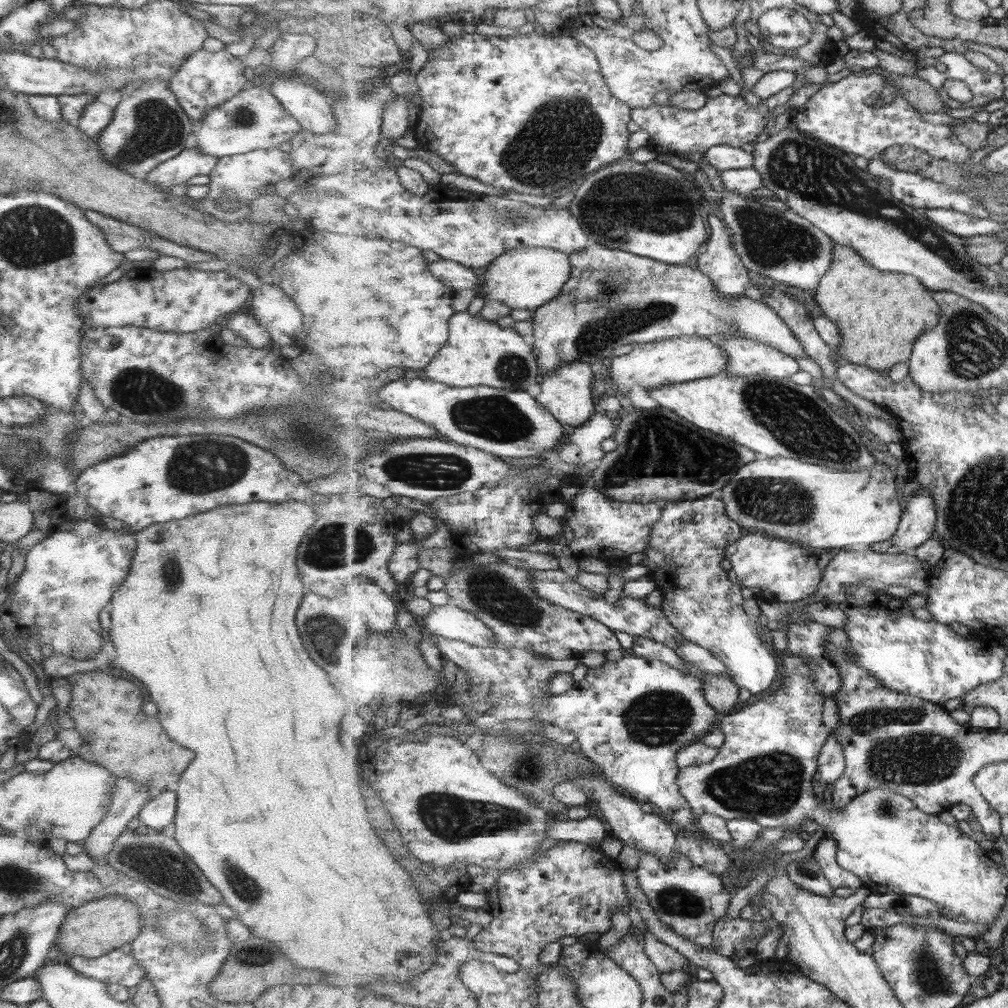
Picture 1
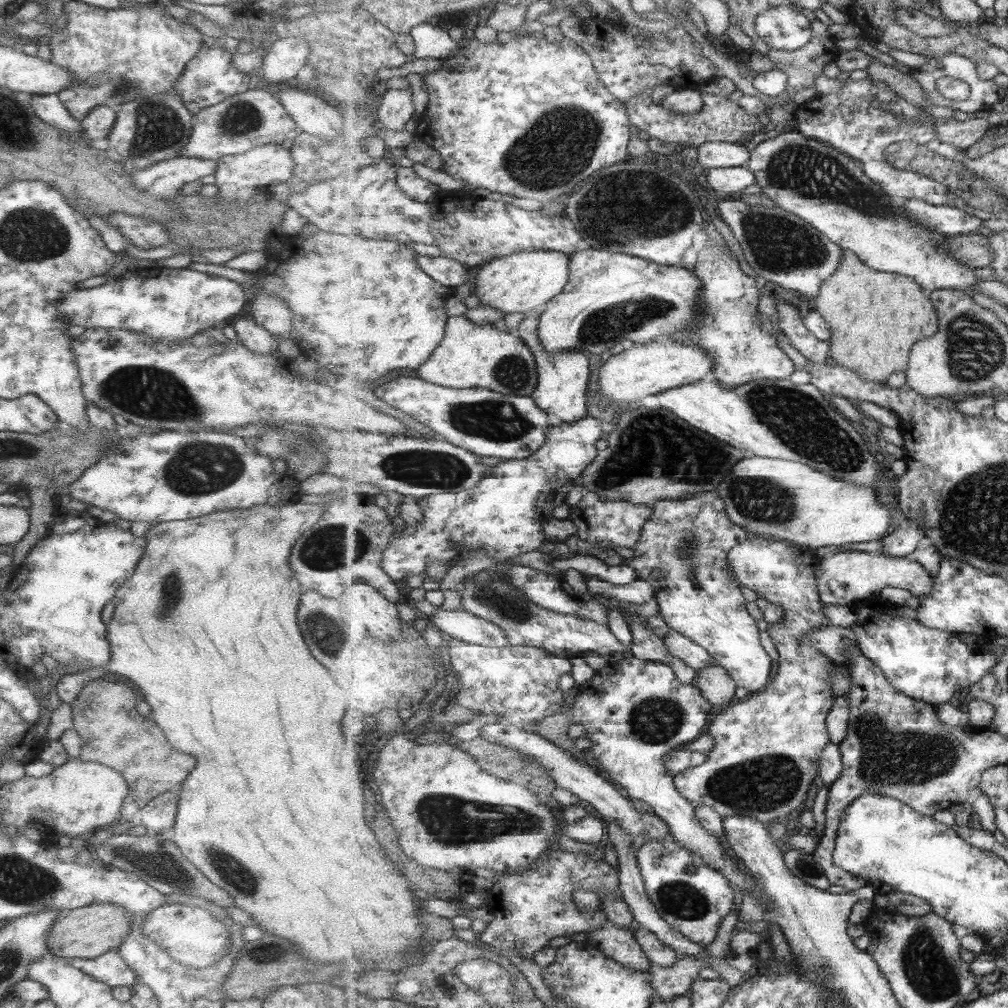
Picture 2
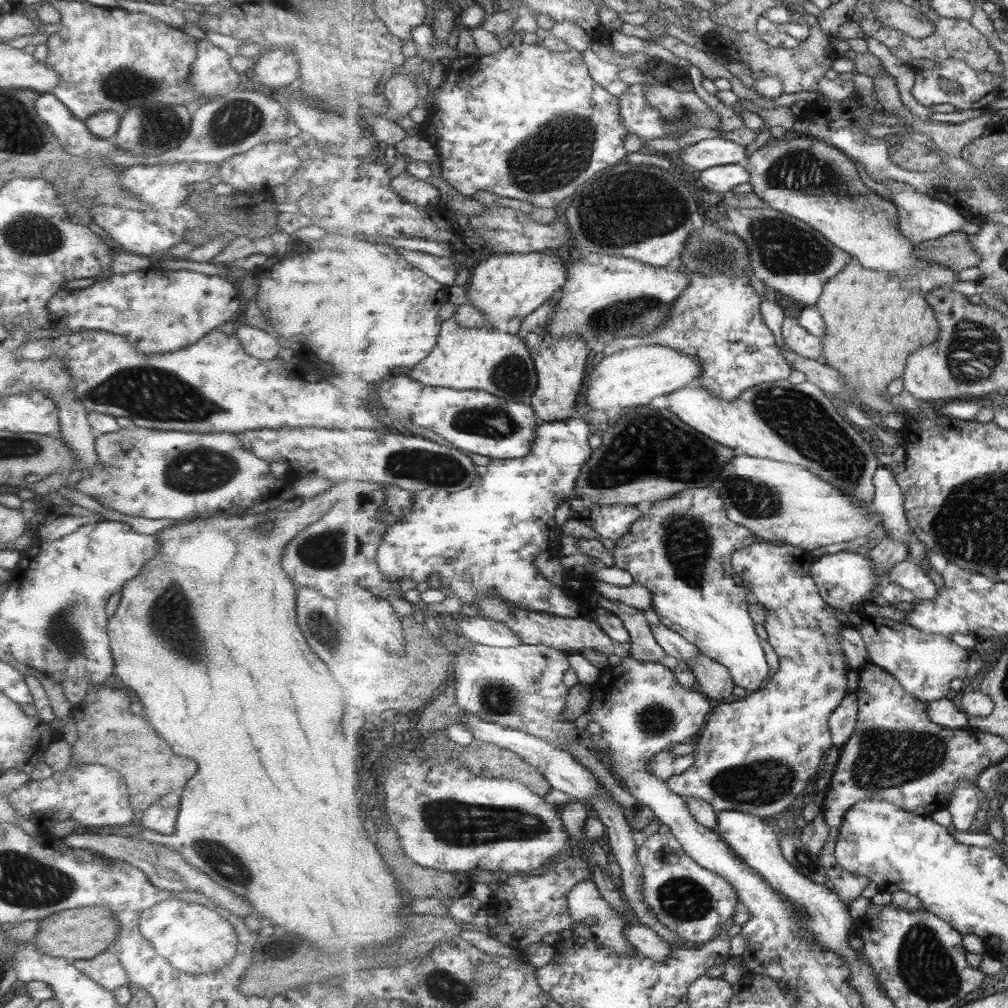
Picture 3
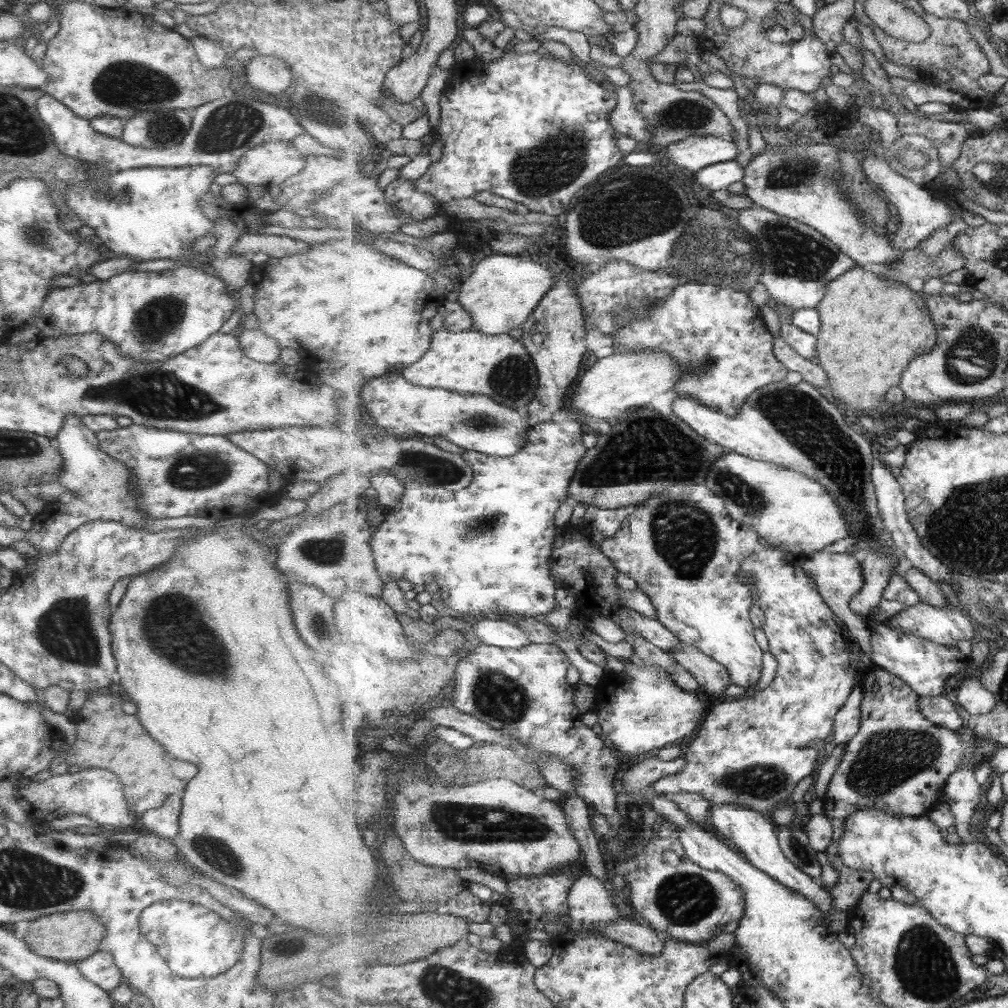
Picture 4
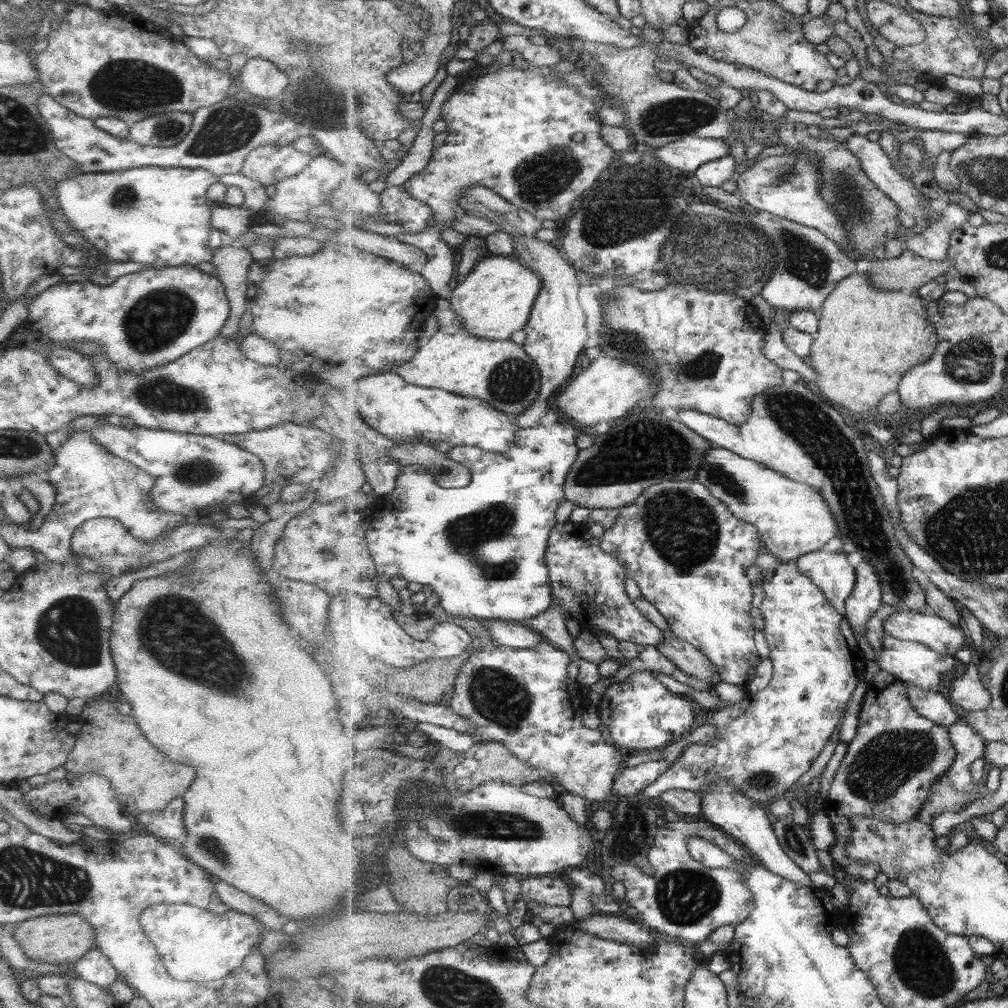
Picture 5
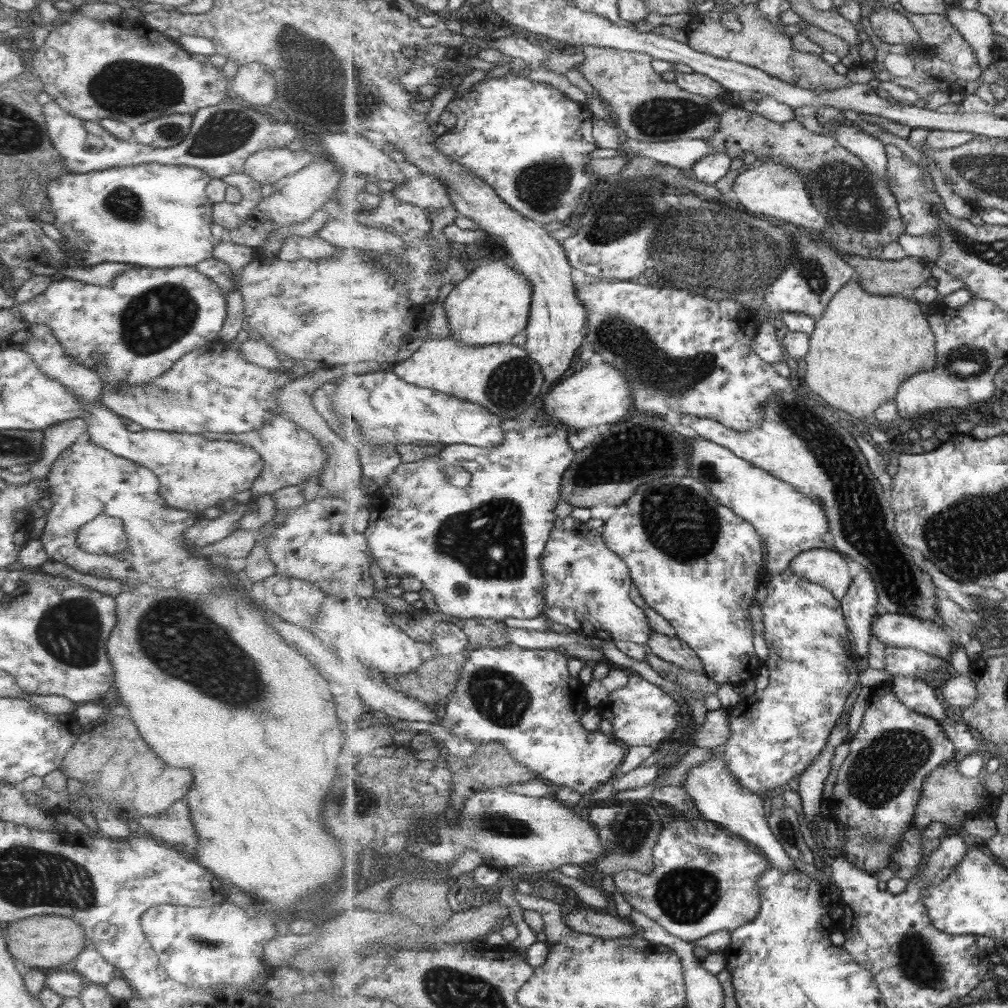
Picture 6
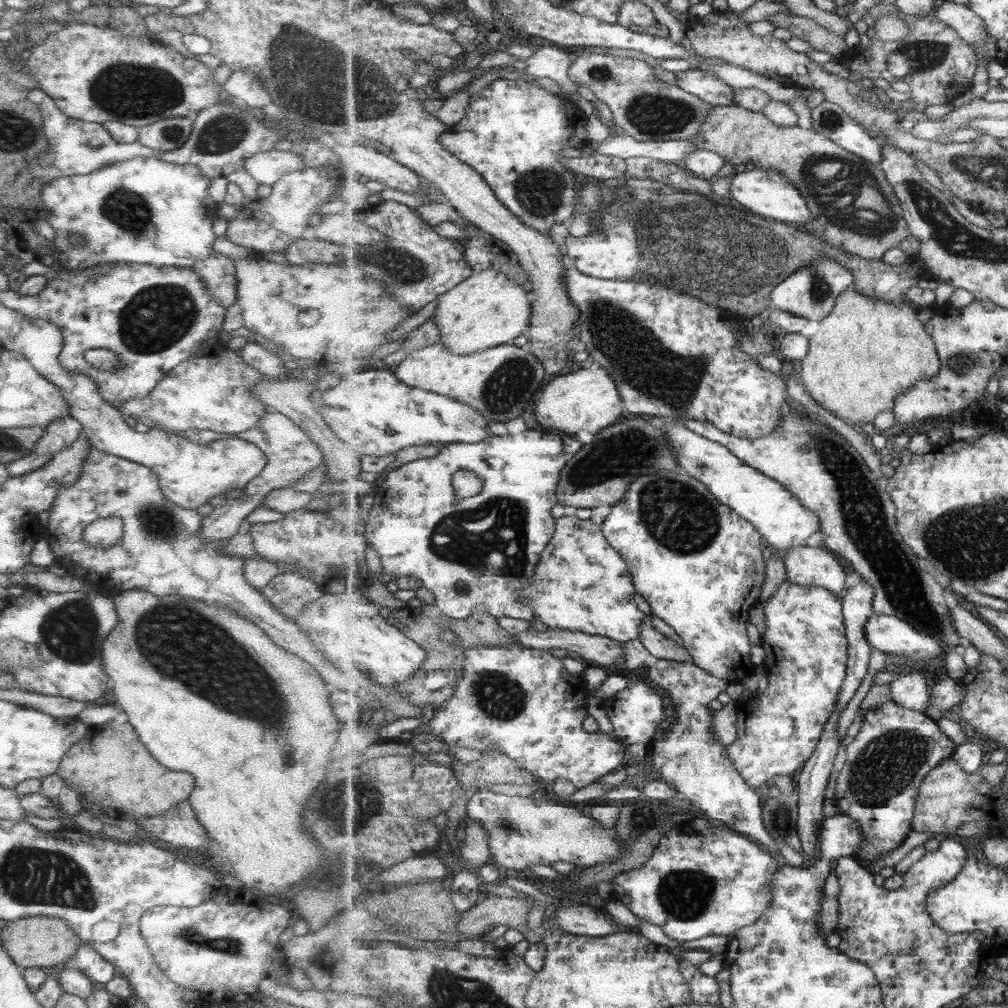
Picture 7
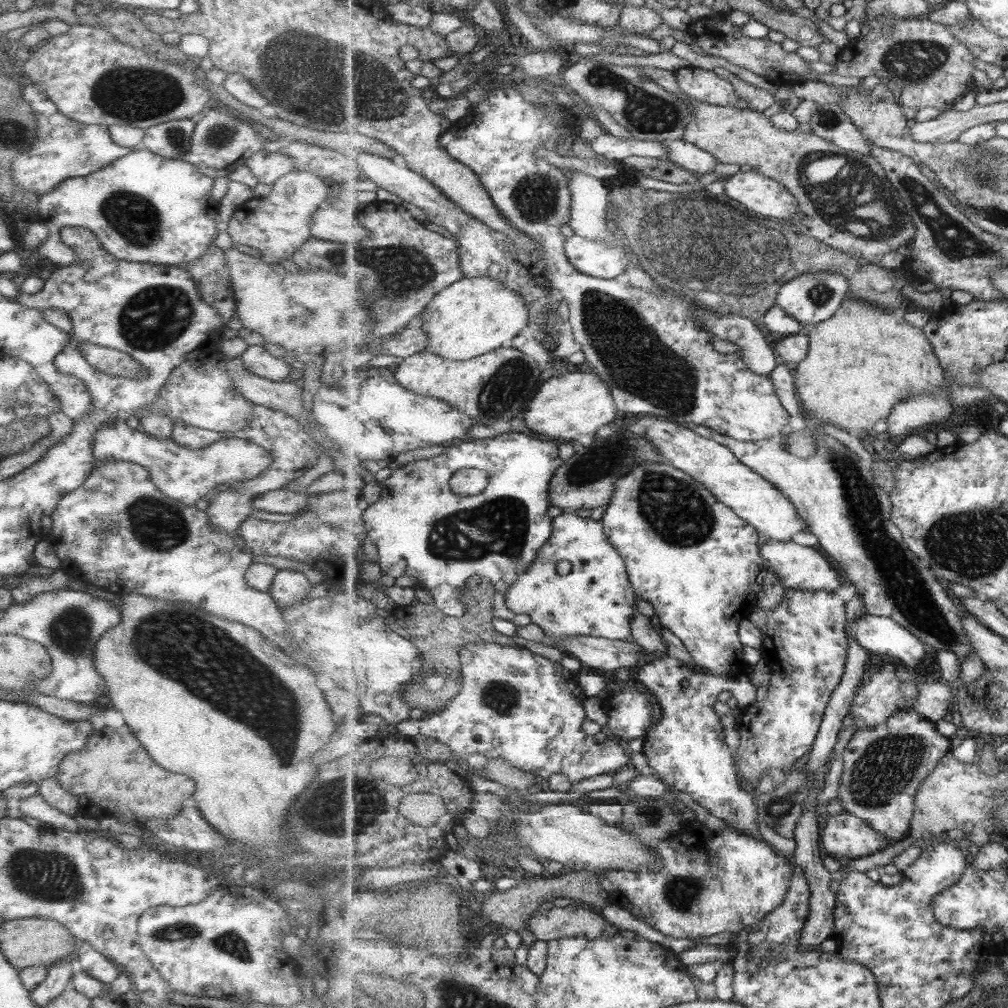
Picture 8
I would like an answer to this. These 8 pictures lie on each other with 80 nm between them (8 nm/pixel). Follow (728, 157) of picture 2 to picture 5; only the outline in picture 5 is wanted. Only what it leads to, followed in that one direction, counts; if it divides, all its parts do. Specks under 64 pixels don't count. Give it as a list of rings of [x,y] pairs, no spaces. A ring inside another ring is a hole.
[[[684,136],[681,140],[652,148],[661,162],[689,174],[707,162],[715,162],[731,154],[731,146],[725,144],[724,139],[700,136]]]

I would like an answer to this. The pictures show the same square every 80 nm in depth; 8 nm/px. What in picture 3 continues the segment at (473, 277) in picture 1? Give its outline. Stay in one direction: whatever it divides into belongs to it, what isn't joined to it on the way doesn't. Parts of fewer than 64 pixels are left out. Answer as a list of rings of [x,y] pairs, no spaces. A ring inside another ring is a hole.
[[[398,247],[398,250],[415,268],[426,272],[441,284],[449,287],[455,285],[459,274],[457,266],[451,262],[451,256],[434,255],[427,251],[409,250],[405,247]]]

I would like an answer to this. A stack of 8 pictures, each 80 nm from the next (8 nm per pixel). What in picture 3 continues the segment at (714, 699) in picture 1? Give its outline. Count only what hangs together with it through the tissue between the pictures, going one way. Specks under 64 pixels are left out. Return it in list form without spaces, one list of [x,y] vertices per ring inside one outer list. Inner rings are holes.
[[[706,654],[697,655],[688,660],[688,665],[696,674],[697,689],[704,692],[709,699],[734,700],[735,681],[730,670]]]

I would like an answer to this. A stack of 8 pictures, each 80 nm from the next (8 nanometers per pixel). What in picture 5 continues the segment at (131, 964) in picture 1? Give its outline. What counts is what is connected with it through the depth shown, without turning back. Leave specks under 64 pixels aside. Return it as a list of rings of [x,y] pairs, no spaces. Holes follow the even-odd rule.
[[[95,948],[89,949],[73,963],[73,973],[79,979],[96,984],[102,989],[119,980],[117,973],[109,965],[107,957]]]

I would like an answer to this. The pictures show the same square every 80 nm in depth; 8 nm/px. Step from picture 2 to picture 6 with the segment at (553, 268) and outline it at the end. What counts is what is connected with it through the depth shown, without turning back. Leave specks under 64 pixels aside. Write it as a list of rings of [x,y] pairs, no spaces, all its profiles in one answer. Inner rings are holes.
[[[509,259],[492,260],[479,265],[470,275],[458,283],[444,300],[446,315],[454,338],[467,347],[481,347],[493,344],[508,344],[513,342],[517,334],[525,331],[530,319],[530,308],[534,287],[532,282],[522,272],[513,269]]]

